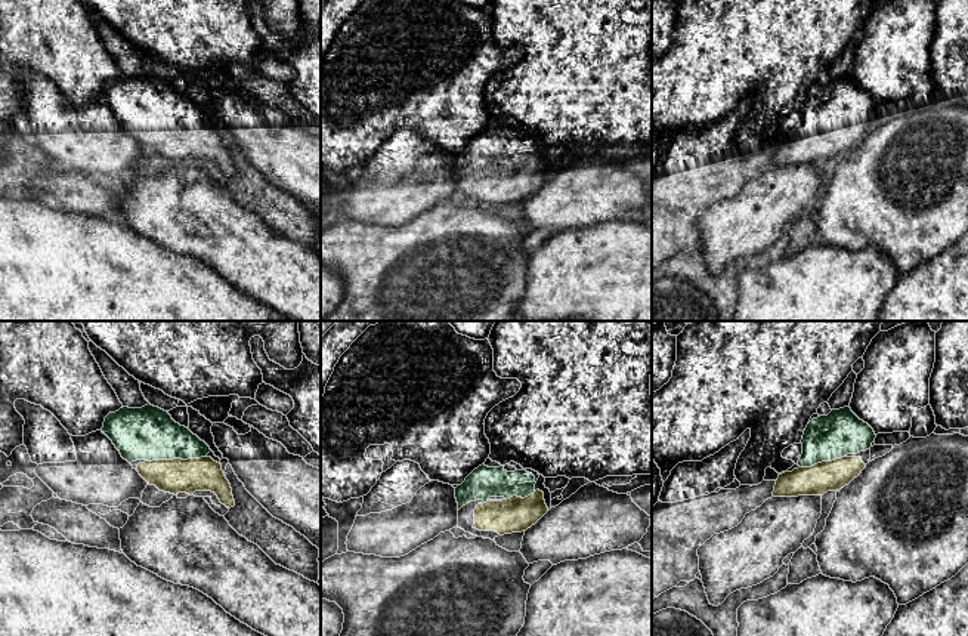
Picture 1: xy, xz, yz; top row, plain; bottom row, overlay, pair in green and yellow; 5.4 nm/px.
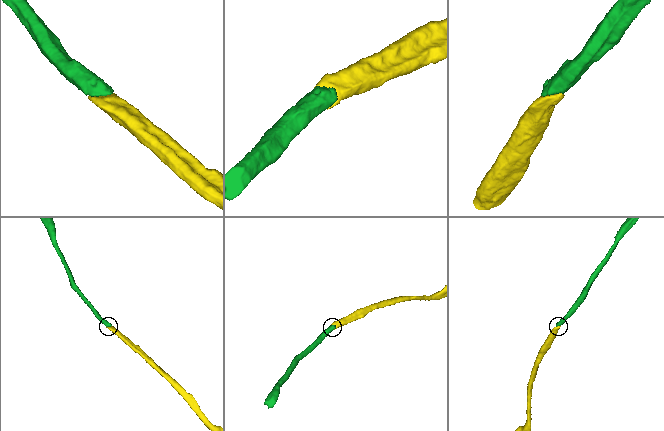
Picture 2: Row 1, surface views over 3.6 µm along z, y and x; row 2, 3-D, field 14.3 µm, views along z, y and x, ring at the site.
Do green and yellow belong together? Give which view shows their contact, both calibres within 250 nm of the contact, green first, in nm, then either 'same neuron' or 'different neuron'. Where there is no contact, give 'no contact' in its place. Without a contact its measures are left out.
xy | 280/180 nm | same neuron

